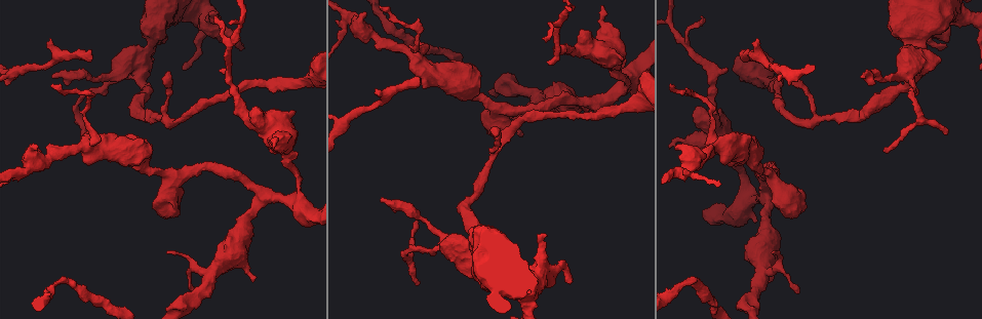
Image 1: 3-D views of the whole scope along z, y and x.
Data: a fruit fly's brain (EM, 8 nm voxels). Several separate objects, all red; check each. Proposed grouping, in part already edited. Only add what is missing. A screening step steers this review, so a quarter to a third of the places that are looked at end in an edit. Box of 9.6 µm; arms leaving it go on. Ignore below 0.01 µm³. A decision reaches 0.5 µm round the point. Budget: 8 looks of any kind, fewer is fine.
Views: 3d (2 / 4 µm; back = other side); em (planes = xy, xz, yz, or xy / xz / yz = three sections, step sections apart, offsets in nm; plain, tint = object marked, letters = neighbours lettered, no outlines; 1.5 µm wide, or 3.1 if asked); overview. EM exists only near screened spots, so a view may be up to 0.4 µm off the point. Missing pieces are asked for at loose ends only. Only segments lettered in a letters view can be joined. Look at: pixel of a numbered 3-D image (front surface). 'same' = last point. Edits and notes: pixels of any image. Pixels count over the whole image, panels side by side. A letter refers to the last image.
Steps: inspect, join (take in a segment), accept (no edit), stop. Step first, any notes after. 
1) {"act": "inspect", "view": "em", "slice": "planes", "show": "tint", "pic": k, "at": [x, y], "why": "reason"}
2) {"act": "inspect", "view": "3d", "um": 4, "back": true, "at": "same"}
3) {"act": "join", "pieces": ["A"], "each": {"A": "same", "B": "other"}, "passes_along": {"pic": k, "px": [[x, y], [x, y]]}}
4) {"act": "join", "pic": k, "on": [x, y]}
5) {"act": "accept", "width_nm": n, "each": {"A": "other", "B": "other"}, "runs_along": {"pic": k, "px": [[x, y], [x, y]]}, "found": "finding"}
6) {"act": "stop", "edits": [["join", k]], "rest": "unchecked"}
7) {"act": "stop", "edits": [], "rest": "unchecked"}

{"act": "inspect", "view": "em", "slice": "planes", "show": "letters", "pic": 1, "at": [91, 52], "why": "branch stops here"}

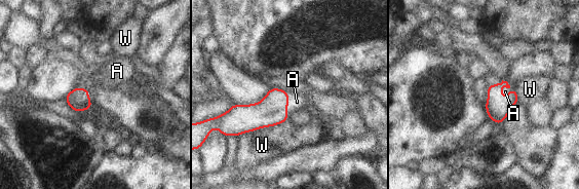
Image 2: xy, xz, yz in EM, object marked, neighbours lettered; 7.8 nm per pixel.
{"act": "join", "pieces": ["A"], "width_nm": 180, "each": {"A": "same", "W": "other"}, "passes_along": {"pic": 2, "px": [[498, 108], [500, 83], [505, 91]]}, "found": "the neuron continues"}

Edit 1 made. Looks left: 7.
{"act": "inspect", "view": "3d", "um": 2, "pic": 1, "at": [545, 39], "why": "an open end"}

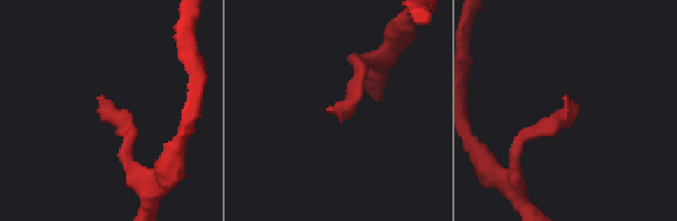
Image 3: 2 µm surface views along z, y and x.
{"act": "inspect", "view": "em", "slice": "planes", "show": "letters", "pic": 3, "at": [101, 97]}

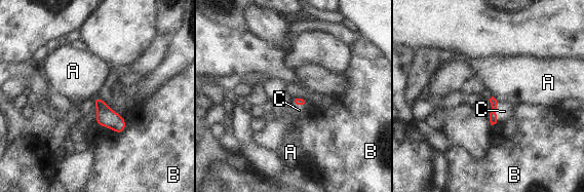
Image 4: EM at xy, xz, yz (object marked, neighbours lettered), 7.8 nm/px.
{"act": "join", "pieces": ["C"], "each": {"A": "other", "B": "other", "C": "same"}, "passes_along": {"pic": 4, "px": [[493, 116], [495, 113], [504, 111]]}, "found": "it goes on there"}

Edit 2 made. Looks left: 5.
{"act": "inspect", "view": "3d", "um": 4, "pic": 1, "at": [167, 72], "why": "free end"}

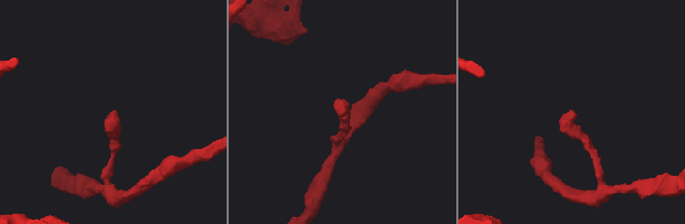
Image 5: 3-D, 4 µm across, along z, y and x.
{"act": "inspect", "view": "em", "slice": "yz", "step": 8, "show": "letters", "pic": 5, "at": [114, 111]}

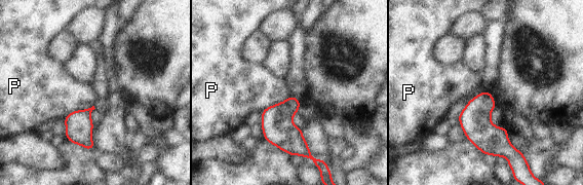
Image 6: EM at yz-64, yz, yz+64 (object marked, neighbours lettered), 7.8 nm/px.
{"act": "inspect", "view": "em", "slice": "xz", "step": 8, "show": "letters", "at": "same", "why": "cut it another way"}

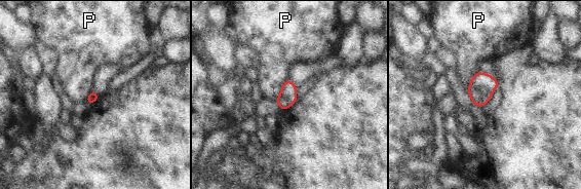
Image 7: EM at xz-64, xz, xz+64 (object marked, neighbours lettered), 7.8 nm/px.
{"act": "accept", "each": {"P": "other"}, "border": {"pic": 7, "px": [[286, 77], [275, 101]]}, "found": "none of them fits"}

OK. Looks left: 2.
{"act": "stop", "edits": [["join", 2], ["join", 4]], "rest": "unchecked"}

